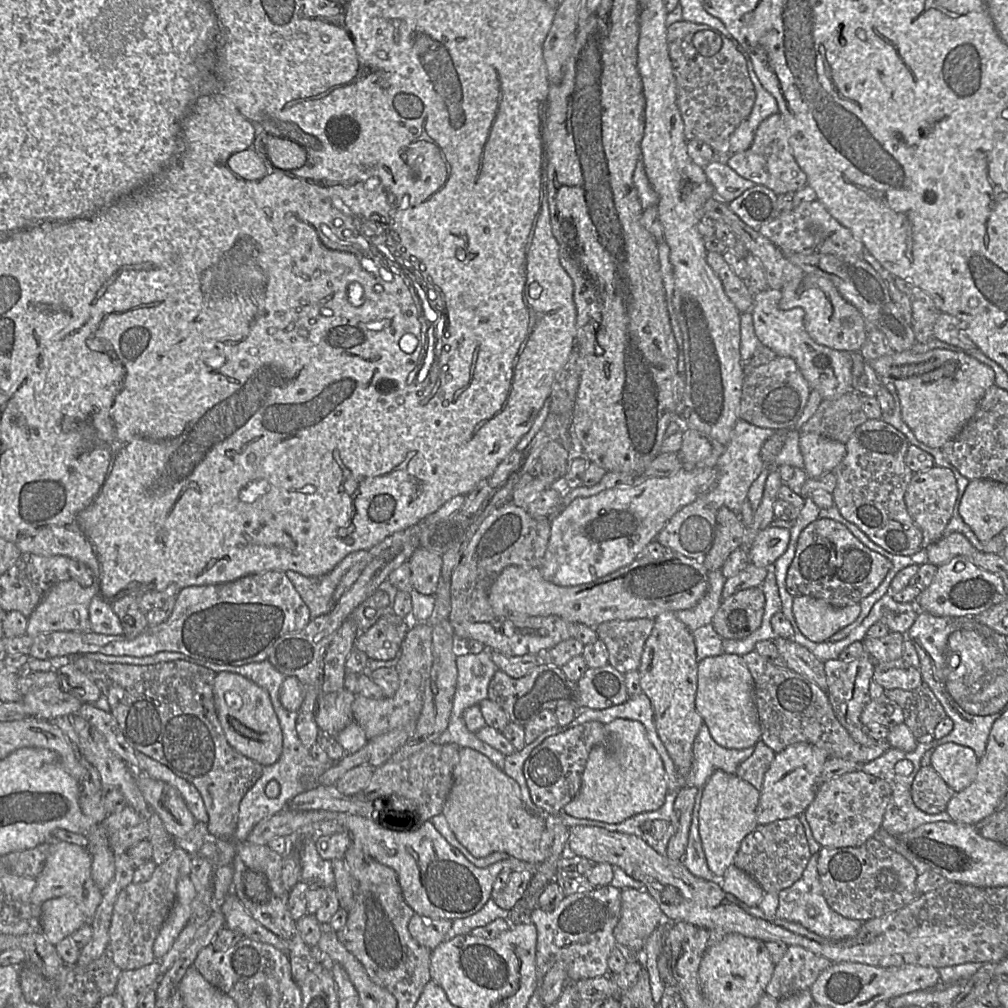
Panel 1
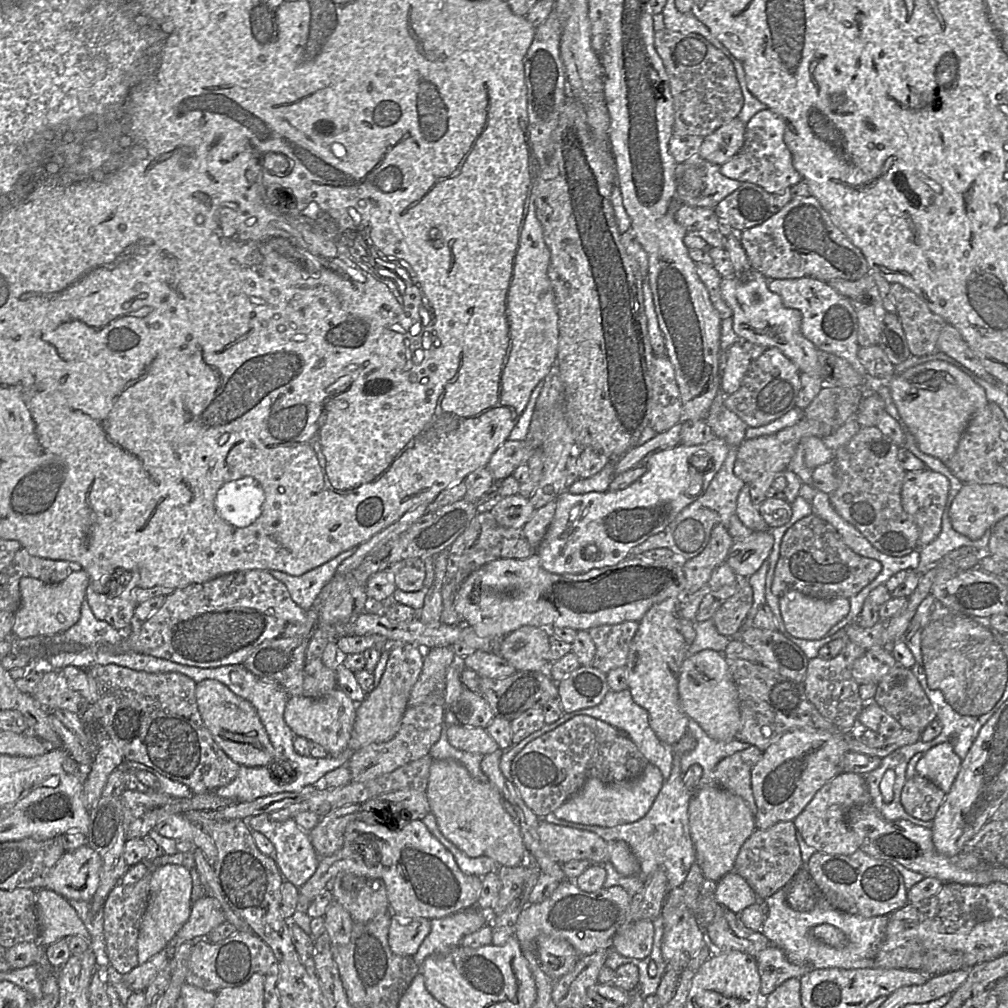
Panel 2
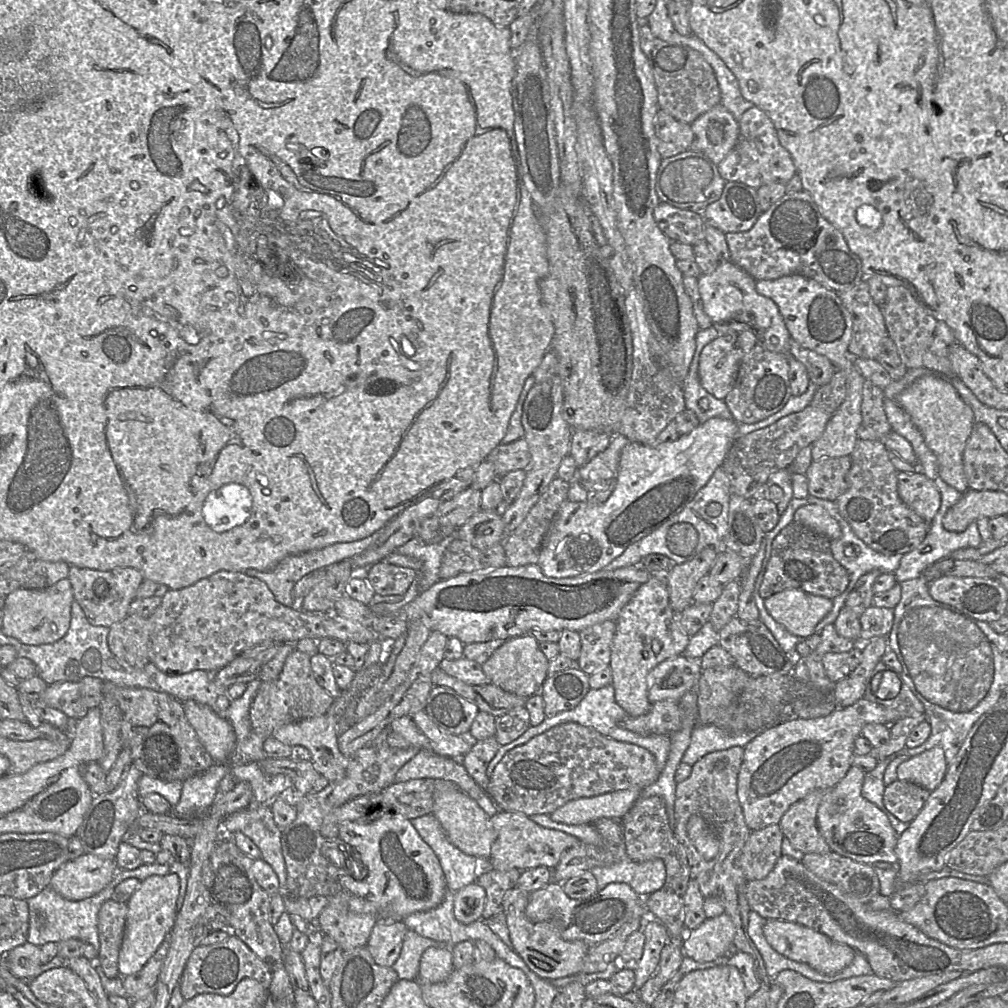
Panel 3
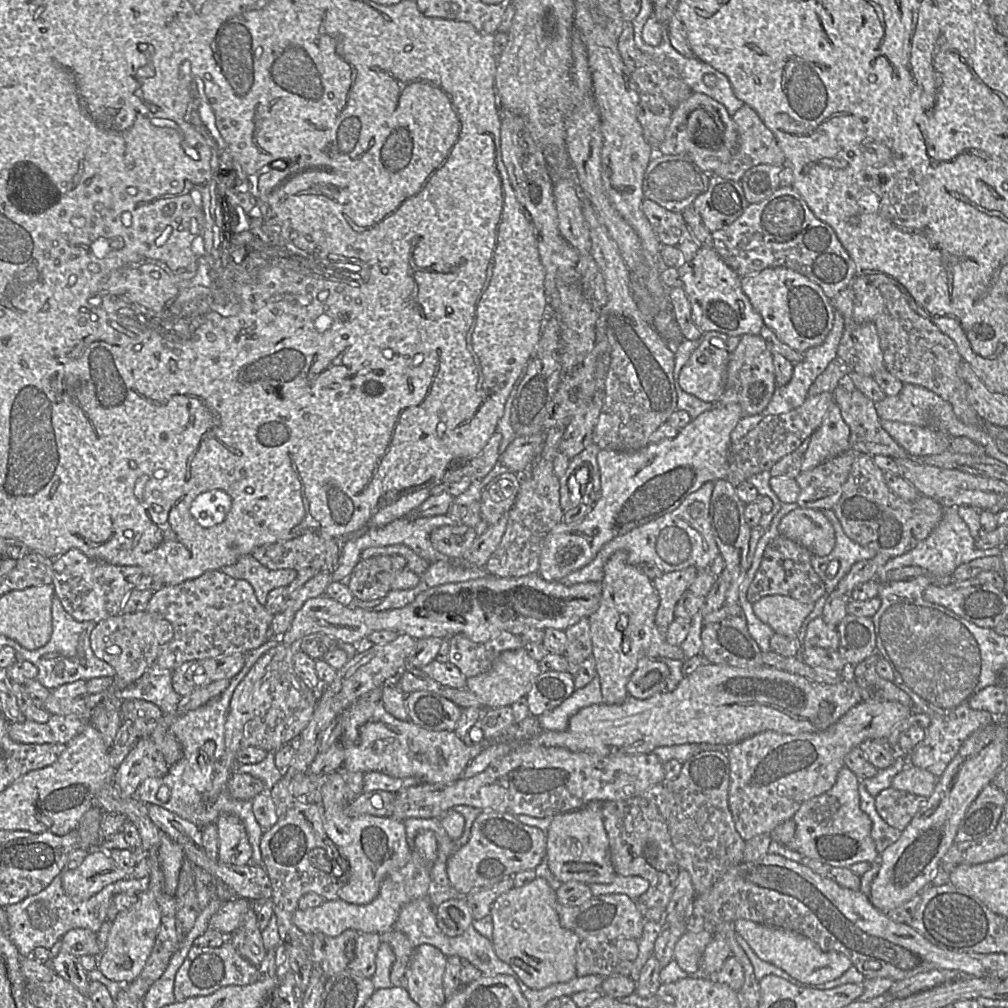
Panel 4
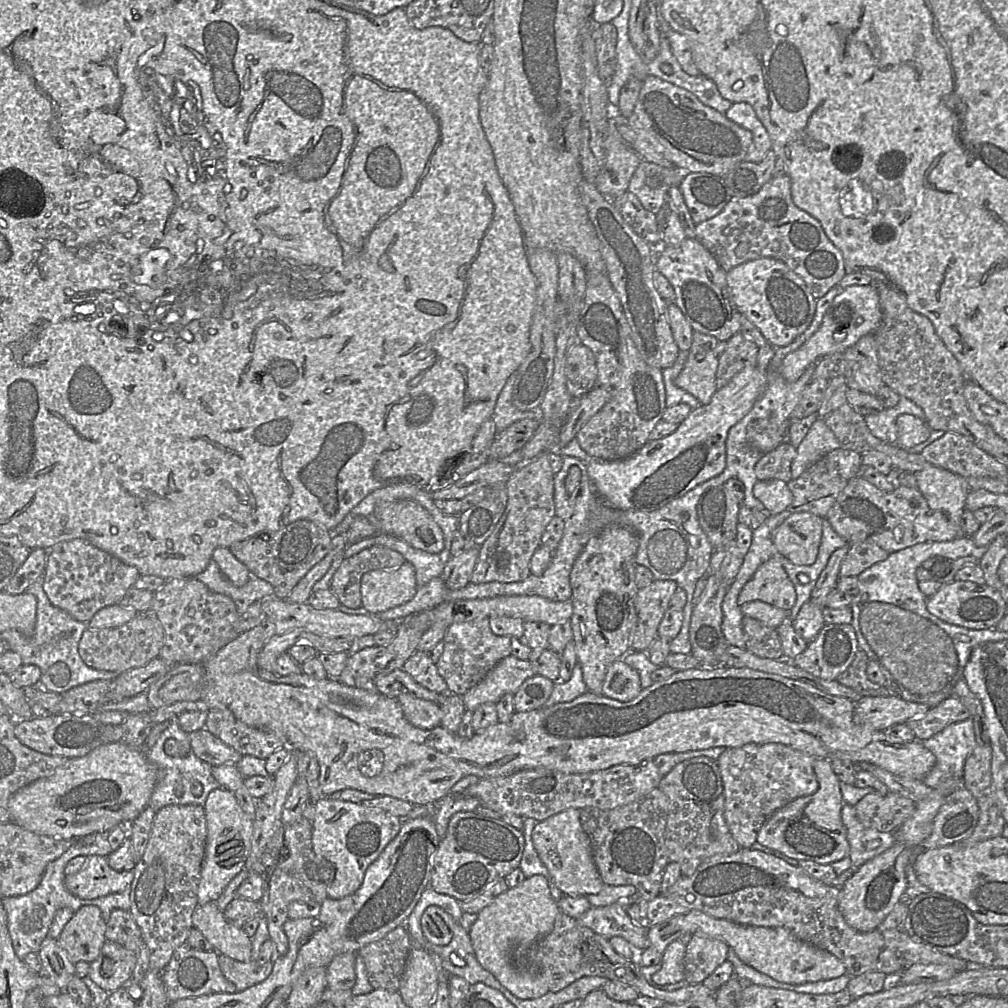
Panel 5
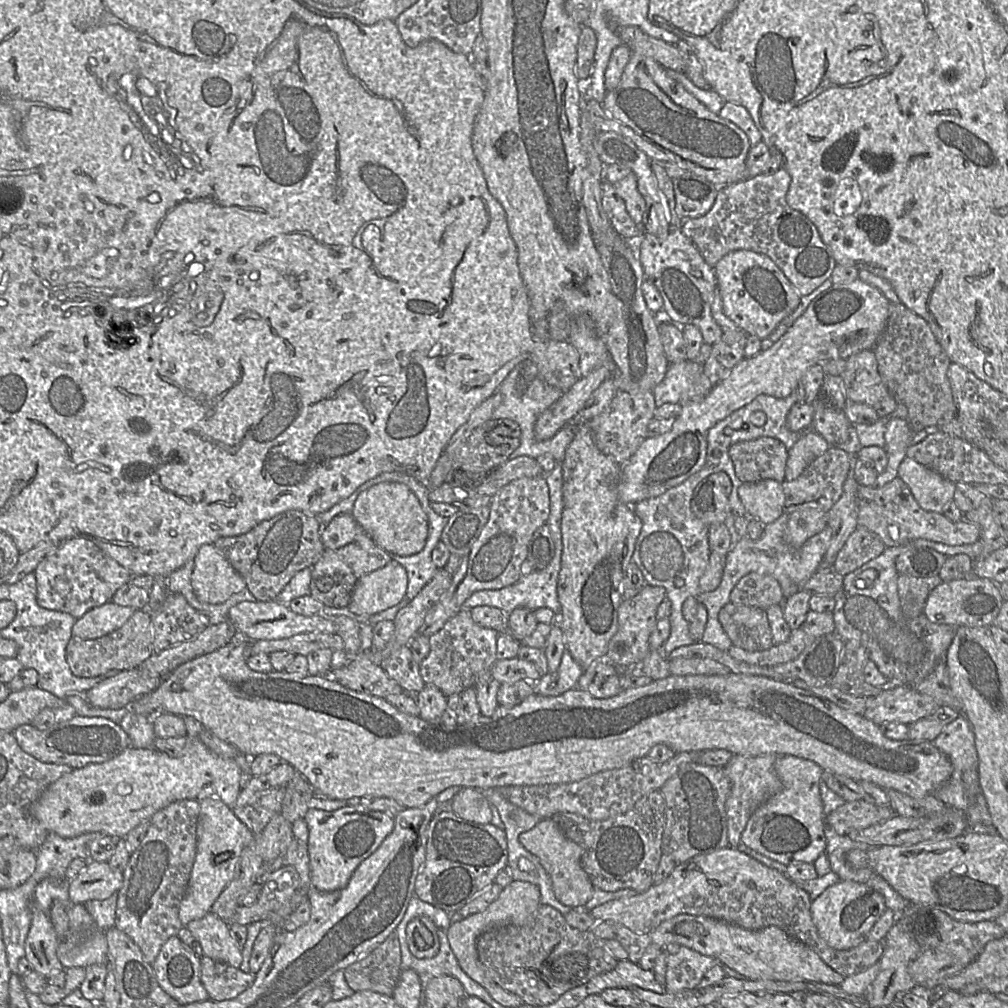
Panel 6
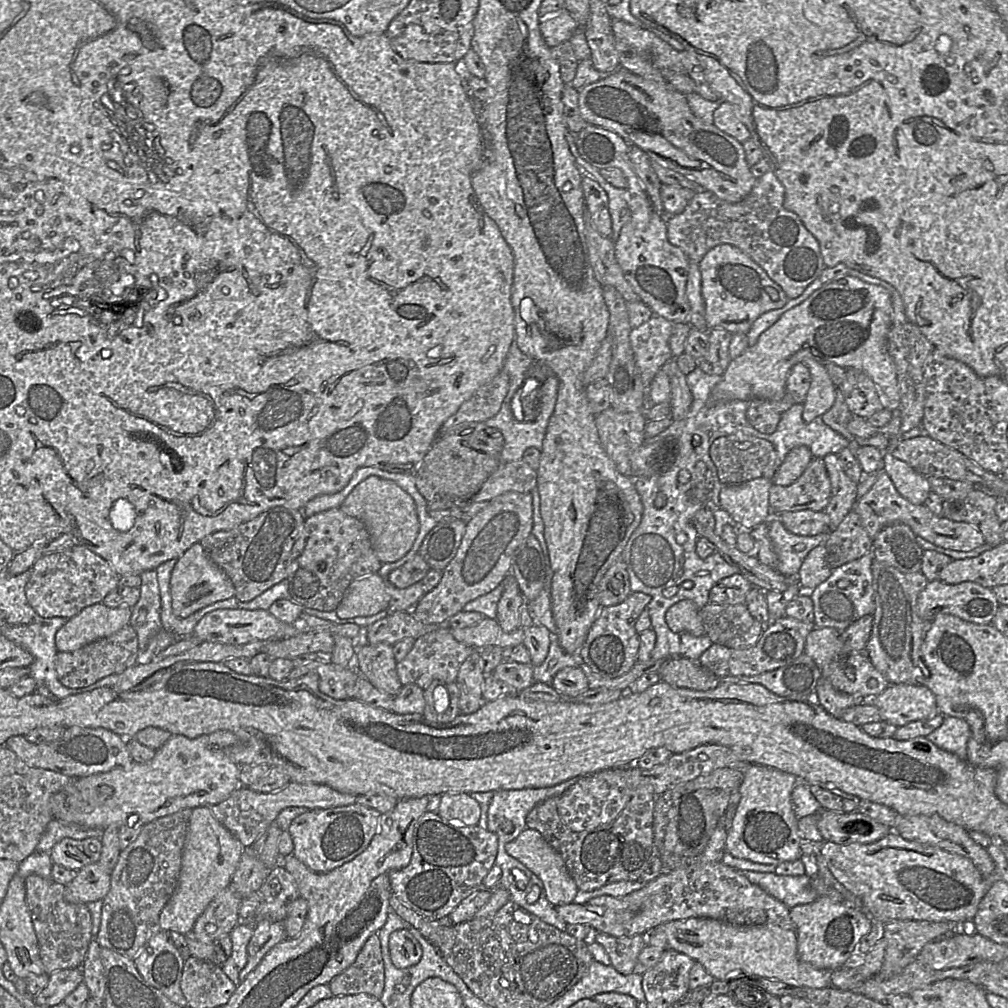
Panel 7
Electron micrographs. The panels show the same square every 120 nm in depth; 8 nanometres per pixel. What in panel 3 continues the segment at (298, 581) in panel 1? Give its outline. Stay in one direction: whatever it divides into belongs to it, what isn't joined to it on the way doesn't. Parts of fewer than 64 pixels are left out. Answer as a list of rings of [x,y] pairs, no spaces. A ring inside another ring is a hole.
[[[382,528],[370,536],[360,540],[335,543],[323,549],[313,550],[299,555],[288,556],[281,560],[274,568],[268,571],[259,571],[250,568],[245,570],[244,573],[248,576],[258,578],[265,582],[279,603],[285,606],[292,606],[293,602],[296,602],[294,597],[294,587],[299,580],[317,569],[321,569],[333,563],[349,559],[352,556],[363,552],[378,539],[381,533]]]

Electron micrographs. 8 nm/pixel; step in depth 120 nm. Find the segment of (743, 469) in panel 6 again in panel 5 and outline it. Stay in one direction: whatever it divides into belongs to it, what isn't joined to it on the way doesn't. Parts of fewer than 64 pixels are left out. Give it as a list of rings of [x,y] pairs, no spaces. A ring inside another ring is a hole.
[[[787,442],[763,454],[754,468],[758,481],[782,480],[788,483],[792,480],[791,465],[796,454],[796,449]]]

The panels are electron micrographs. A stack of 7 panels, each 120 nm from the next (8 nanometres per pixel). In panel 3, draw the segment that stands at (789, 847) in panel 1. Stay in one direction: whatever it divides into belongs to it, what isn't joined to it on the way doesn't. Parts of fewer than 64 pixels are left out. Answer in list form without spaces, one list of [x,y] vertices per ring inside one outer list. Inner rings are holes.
[[[778,824],[751,831],[742,849],[739,865],[748,881],[761,880],[783,856],[783,832]]]

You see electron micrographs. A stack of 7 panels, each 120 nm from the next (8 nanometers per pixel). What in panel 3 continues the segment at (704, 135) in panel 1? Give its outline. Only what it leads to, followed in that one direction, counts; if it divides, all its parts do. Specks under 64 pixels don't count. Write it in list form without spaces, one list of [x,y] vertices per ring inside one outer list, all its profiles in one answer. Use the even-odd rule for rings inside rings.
[[[645,25],[640,26],[640,42],[653,72],[660,109],[676,120],[690,125],[700,115],[721,104],[714,71],[700,52],[665,42],[654,36],[649,26]]]

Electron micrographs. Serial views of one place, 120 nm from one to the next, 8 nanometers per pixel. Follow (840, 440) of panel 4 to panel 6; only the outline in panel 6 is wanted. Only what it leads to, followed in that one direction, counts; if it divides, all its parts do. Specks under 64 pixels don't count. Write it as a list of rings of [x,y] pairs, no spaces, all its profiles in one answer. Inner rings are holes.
[[[814,429],[805,431],[796,443],[788,449],[785,469],[786,481],[797,479],[816,458],[825,453],[830,444]]]

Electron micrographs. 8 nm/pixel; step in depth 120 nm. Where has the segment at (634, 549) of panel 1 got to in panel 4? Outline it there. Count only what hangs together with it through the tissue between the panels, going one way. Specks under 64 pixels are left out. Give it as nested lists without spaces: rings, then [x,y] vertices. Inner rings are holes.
[[[717,404],[714,408],[706,410],[703,413],[701,413],[698,417],[692,419],[684,428],[679,430],[678,435],[674,438],[664,439],[657,443],[649,443],[645,447],[636,451],[618,452],[613,450],[601,449],[597,454],[597,463],[599,466],[600,483],[601,483],[601,492],[599,499],[597,500],[593,509],[581,521],[571,524],[566,524],[561,521],[548,533],[540,554],[539,570],[538,570],[539,575],[547,581],[560,581],[562,578],[569,575],[570,573],[589,565],[596,558],[600,550],[607,543],[609,543],[616,537],[627,534],[628,532],[637,527],[645,525],[656,519],[659,519],[674,511],[685,500],[685,498],[688,495],[697,491],[705,482],[726,479],[729,464],[729,451],[732,444],[731,433],[735,429],[741,418],[742,418],[742,410],[740,405],[728,404],[722,406],[720,404]]]

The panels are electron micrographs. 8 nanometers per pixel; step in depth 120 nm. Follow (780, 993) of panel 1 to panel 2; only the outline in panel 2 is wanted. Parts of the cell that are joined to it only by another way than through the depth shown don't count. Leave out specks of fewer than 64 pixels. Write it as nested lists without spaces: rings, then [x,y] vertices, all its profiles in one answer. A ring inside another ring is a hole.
[[[769,946],[755,957],[760,975],[760,994],[762,999],[772,993],[778,986],[788,979],[800,979],[813,968],[809,965],[791,963],[784,952]]]

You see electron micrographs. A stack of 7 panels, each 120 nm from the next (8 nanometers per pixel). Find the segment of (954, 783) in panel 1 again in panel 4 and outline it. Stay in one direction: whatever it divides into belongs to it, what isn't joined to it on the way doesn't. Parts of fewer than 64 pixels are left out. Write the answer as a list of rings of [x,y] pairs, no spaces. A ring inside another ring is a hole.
[[[908,763],[894,776],[890,787],[927,798],[933,792],[937,780],[931,772]]]

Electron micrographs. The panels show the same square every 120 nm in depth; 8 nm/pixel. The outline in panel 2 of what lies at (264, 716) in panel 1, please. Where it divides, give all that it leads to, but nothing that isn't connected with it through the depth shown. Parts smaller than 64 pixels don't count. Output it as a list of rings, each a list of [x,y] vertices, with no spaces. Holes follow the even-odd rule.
[[[206,679],[197,683],[196,701],[200,715],[205,726],[210,731],[214,741],[226,753],[226,755],[240,766],[257,767],[269,766],[275,761],[283,761],[289,764],[287,760],[281,760],[270,742],[269,736],[259,718],[259,715],[254,706],[247,700],[233,693],[227,686],[213,679]]]

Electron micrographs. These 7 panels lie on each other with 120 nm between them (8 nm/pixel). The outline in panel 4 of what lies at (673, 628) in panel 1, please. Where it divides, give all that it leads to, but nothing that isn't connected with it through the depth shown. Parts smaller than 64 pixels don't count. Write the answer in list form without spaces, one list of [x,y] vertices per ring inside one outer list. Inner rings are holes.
[[[613,553],[604,565],[602,595],[597,610],[588,617],[592,659],[606,704],[621,704],[628,696],[627,683],[643,657],[684,660],[680,646],[670,645],[655,623],[660,598],[653,580],[628,562],[628,553]]]

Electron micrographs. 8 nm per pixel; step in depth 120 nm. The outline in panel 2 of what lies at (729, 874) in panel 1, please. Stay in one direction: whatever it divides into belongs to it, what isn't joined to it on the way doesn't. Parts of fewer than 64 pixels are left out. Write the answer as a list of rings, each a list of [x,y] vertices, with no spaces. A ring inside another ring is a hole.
[[[735,871],[729,872],[713,885],[712,895],[719,905],[736,914],[759,900],[746,880]]]

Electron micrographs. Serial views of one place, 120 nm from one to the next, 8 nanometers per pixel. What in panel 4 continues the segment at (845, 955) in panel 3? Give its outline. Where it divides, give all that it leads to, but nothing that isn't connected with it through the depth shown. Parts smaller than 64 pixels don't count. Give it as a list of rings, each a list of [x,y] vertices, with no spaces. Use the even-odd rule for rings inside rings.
[[[742,919],[733,921],[733,924],[736,932],[761,960],[781,968],[801,984],[817,985],[835,980],[852,965],[844,954],[823,951],[814,941],[794,931]]]

